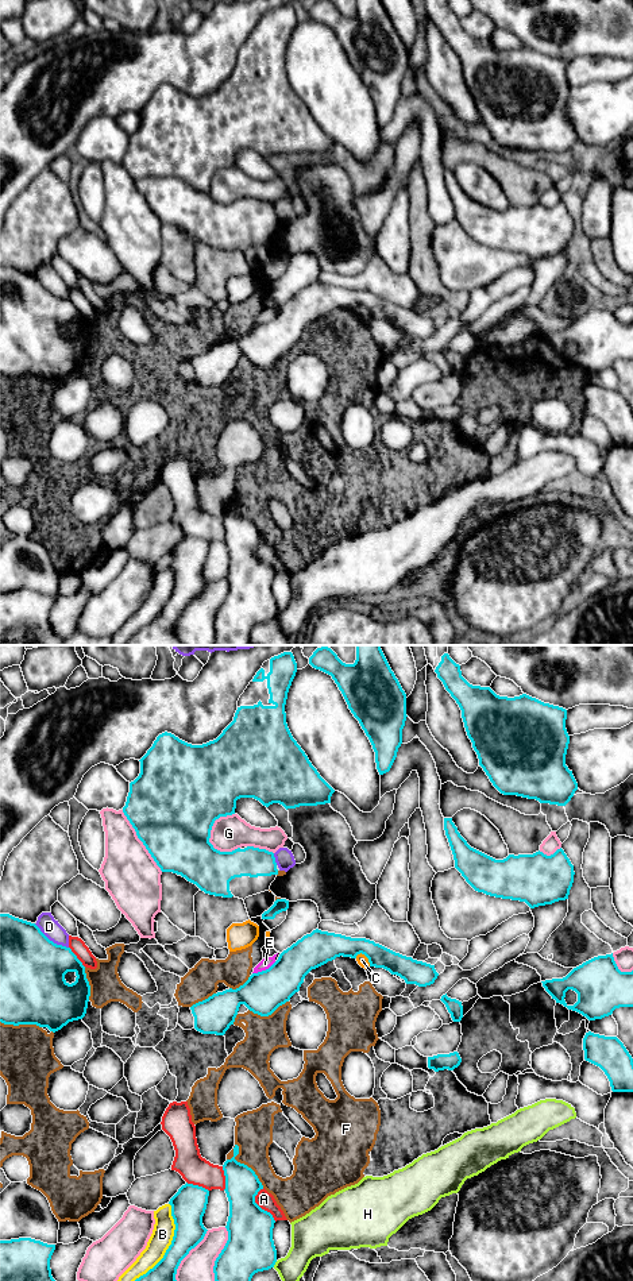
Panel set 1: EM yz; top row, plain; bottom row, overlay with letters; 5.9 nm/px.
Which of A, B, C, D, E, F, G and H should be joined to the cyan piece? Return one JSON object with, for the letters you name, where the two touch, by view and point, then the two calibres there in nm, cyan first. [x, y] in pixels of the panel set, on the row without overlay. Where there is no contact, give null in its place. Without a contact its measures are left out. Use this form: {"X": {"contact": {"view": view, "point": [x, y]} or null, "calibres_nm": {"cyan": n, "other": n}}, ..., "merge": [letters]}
{"merge": []}

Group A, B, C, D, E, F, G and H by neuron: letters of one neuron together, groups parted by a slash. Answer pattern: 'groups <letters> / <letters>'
groups A / B / C / D / E / F / G / H

